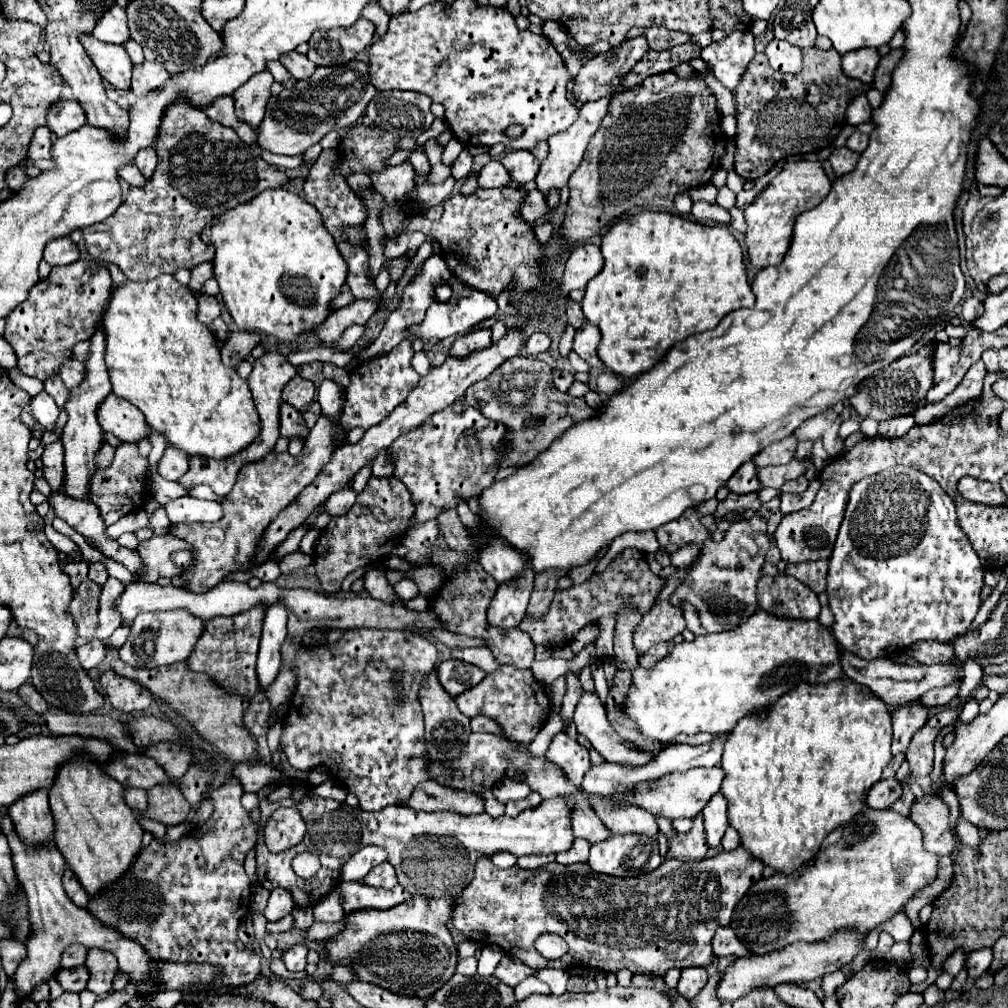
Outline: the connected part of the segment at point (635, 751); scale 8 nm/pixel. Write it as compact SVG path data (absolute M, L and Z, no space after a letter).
M597 692L581 694L581 700L575 708L573 722L577 726L577 732L585 736L591 742L591 746L611 764L635 768L655 760L653 752L641 750L633 742L627 742L619 734L615 734L615 730L607 722L605 706L599 700Z

